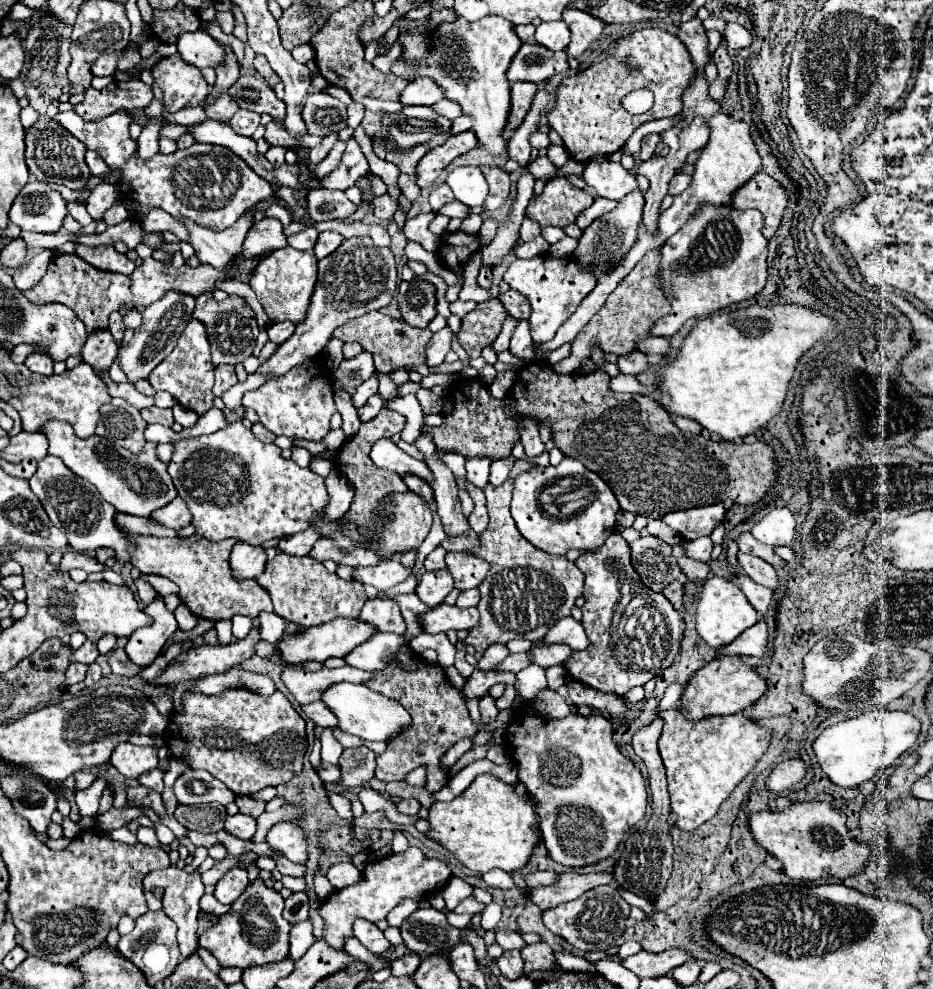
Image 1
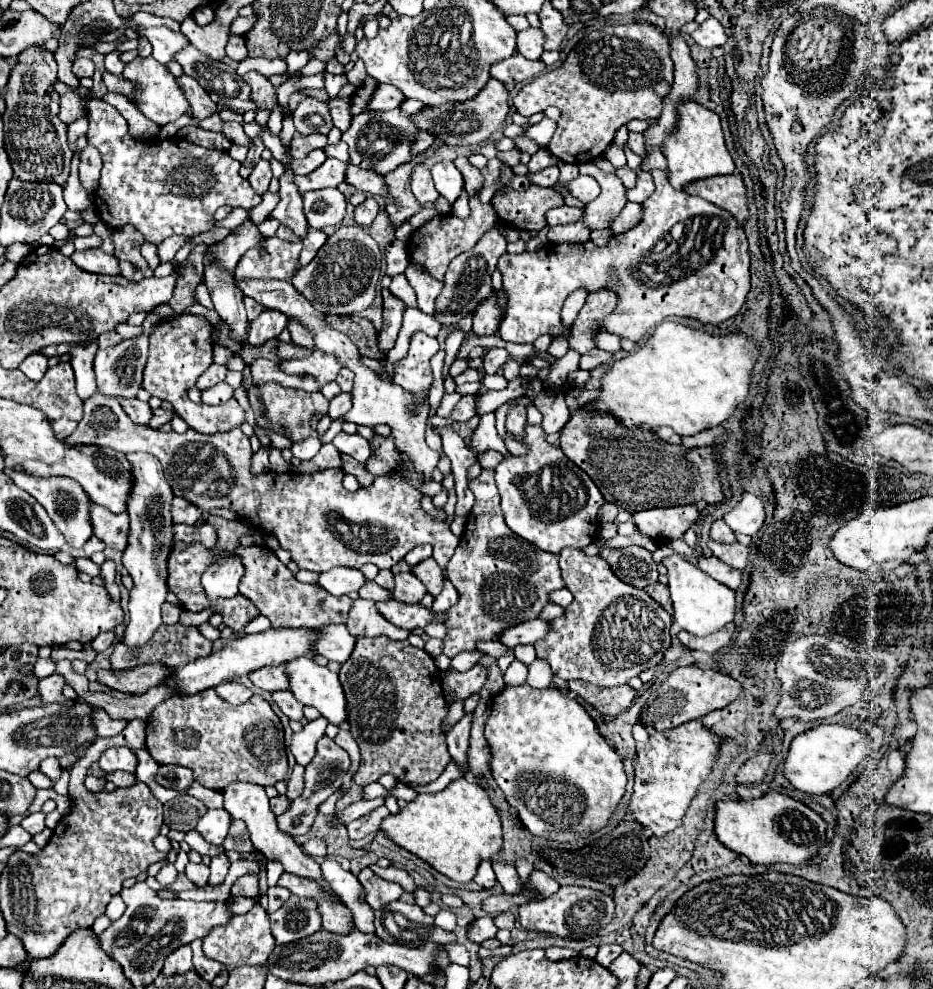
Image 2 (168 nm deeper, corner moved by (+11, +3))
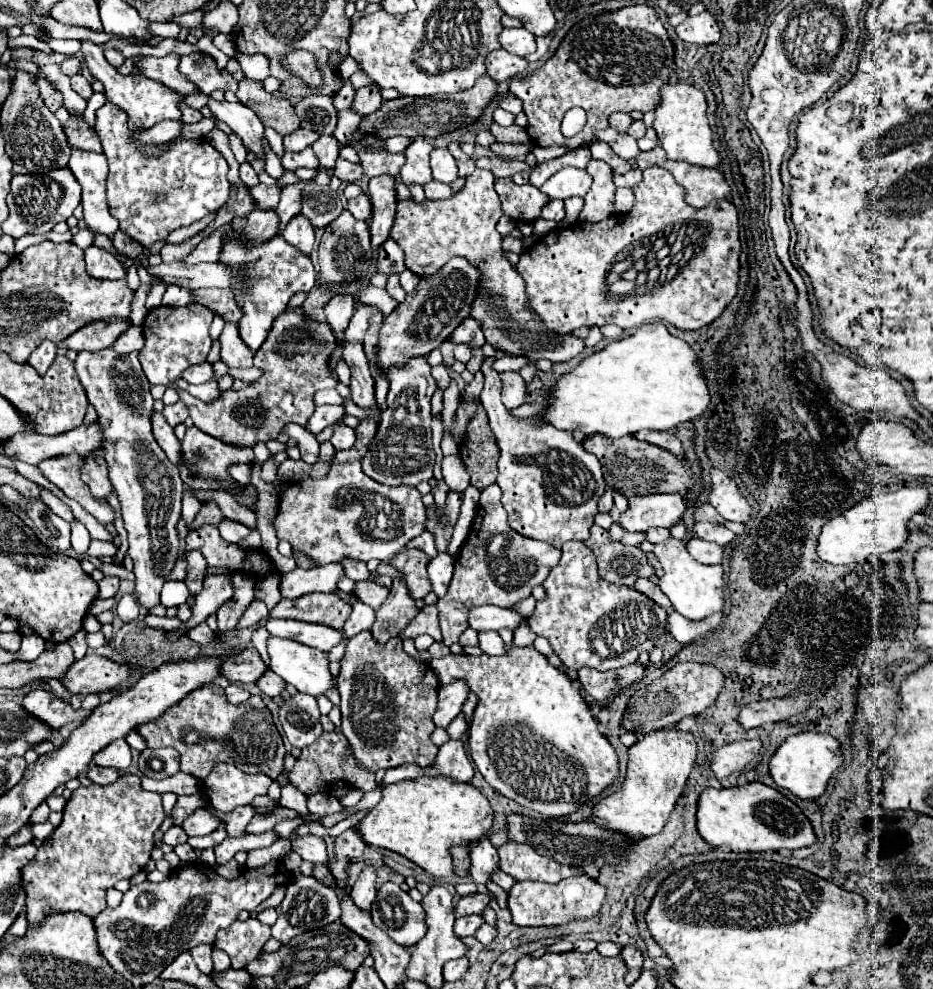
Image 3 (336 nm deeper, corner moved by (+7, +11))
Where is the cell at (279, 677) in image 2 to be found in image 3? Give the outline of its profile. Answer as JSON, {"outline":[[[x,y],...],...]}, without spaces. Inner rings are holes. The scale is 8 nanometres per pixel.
{"outline":[[[247,647],[241,653],[225,659],[221,665],[221,675],[229,683],[255,683],[265,671],[267,667],[253,647]]]}

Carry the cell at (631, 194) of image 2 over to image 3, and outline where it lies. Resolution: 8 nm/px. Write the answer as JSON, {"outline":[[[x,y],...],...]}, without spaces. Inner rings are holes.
{"outline":[[[635,167],[623,175],[613,175],[615,187],[635,187],[641,181],[641,171]]]}

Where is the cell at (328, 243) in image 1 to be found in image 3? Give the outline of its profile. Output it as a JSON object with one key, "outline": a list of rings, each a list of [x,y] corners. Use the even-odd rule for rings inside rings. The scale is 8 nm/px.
{"outline":[[[233,225],[231,231],[233,233],[223,231],[219,263],[233,269],[237,267],[237,273],[243,277],[241,287],[233,287],[235,301],[243,311],[243,317],[239,319],[239,335],[251,351],[257,351],[267,339],[273,319],[285,311],[289,299],[299,291],[311,291],[311,287],[315,285],[315,269],[309,255],[297,251],[281,237],[273,237],[261,245],[249,247],[245,231],[237,231],[237,227]]]}

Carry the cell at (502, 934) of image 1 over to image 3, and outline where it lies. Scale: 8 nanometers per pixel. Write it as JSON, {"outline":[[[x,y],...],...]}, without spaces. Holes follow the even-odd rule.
{"outline":[[[467,915],[467,917],[461,917],[461,919],[455,921],[453,931],[455,931],[455,935],[459,939],[463,939],[463,937],[473,935],[481,923],[483,923],[483,917],[481,915]]]}

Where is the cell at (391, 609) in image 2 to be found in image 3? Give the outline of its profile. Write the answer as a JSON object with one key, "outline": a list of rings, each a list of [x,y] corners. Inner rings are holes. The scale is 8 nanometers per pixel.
{"outline":[[[357,581],[353,593],[355,593],[355,597],[359,597],[365,605],[369,605],[369,607],[373,607],[373,609],[381,607],[381,603],[383,603],[383,601],[387,599],[387,595],[389,595],[389,591],[387,591],[385,587],[377,585],[377,583],[373,583],[373,581]]]}

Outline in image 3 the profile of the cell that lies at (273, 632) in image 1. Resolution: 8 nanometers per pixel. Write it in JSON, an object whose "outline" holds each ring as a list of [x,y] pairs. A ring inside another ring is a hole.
{"outline":[[[267,619],[267,631],[275,637],[285,637],[307,647],[315,647],[319,651],[329,651],[343,639],[343,633],[331,629],[327,625],[305,623],[305,621],[291,621],[291,619]]]}

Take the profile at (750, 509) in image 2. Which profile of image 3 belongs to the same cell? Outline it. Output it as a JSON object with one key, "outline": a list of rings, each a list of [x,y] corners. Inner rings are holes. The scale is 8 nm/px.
{"outline":[[[709,469],[711,475],[711,491],[709,503],[717,509],[717,513],[727,521],[745,523],[751,515],[749,501],[741,495],[737,485],[719,469]]]}

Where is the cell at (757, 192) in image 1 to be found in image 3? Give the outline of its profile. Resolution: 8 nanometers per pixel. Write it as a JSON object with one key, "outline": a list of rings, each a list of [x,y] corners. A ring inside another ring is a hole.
{"outline":[[[639,153],[635,159],[637,167],[643,171],[651,165],[665,167],[673,179],[685,189],[685,201],[691,207],[705,207],[715,199],[725,199],[729,195],[729,185],[717,169],[705,169],[681,161],[669,161],[651,153]]]}

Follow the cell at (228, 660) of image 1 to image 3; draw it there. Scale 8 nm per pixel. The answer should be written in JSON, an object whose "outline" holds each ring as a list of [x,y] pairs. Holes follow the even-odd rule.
{"outline":[[[85,655],[83,659],[75,661],[59,681],[67,691],[87,695],[103,693],[125,681],[129,675],[127,665],[115,663],[101,655]]]}

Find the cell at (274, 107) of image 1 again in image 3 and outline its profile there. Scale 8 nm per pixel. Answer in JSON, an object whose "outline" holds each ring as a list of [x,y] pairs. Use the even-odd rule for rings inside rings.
{"outline":[[[201,53],[181,57],[179,71],[205,95],[213,93],[215,89],[233,91],[233,93],[237,91],[237,81],[227,71],[219,73],[213,57],[205,57]]]}

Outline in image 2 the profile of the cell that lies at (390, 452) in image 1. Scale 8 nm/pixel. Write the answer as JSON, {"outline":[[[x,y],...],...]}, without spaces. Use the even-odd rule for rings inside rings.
{"outline":[[[345,431],[337,433],[335,439],[333,439],[333,445],[341,451],[341,453],[347,453],[351,455],[353,459],[357,459],[359,463],[365,463],[365,459],[369,459],[373,447],[369,447],[369,441],[363,439],[361,435],[349,435]]]}

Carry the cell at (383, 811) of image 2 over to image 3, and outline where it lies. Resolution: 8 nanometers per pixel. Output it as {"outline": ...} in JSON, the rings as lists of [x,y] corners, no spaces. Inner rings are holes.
{"outline":[[[347,829],[333,841],[335,841],[335,847],[333,847],[335,857],[329,859],[327,867],[329,867],[329,871],[333,871],[333,879],[337,879],[337,887],[345,889],[347,879],[349,879],[347,865],[363,855],[365,843],[363,843],[361,835],[357,833],[357,829]]]}

